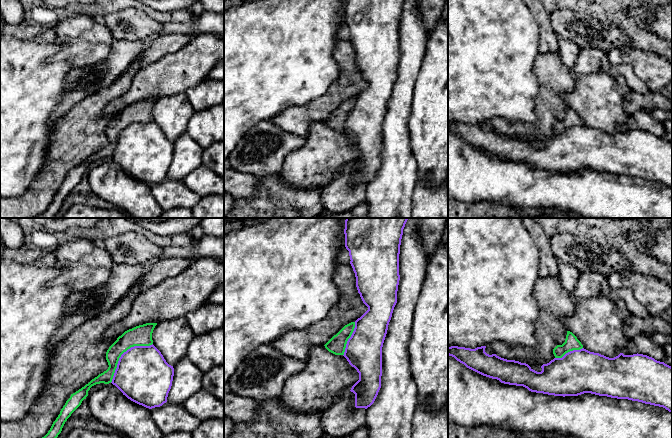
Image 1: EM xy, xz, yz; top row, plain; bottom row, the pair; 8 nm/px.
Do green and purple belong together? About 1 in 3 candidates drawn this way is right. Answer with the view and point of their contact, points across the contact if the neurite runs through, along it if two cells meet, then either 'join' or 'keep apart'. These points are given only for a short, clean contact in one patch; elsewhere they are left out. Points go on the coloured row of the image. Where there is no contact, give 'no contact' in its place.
meets green in xy at (123, 352); keep apart

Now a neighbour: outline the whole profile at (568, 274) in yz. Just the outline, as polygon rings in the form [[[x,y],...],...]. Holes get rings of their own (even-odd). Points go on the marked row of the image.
[[[558,261],[559,279],[569,293],[571,299],[576,302],[578,298],[575,295],[575,287],[580,276],[579,270],[568,263]]]

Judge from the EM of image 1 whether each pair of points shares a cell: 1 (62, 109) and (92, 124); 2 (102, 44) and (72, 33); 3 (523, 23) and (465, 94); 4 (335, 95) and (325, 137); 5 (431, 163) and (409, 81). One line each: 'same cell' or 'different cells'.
1: different cells
2: same cell
3: same cell
4: different cells
5: different cells

